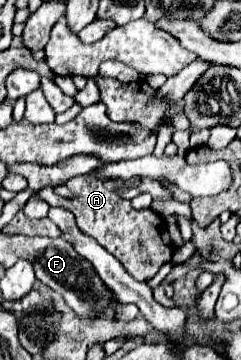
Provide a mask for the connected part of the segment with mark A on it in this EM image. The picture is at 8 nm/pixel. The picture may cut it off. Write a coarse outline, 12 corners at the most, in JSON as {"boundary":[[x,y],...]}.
{"boundary":[[72,177],[72,199],[38,195],[72,211],[82,233],[134,279],[170,261],[166,223],[118,195],[132,179]]}

